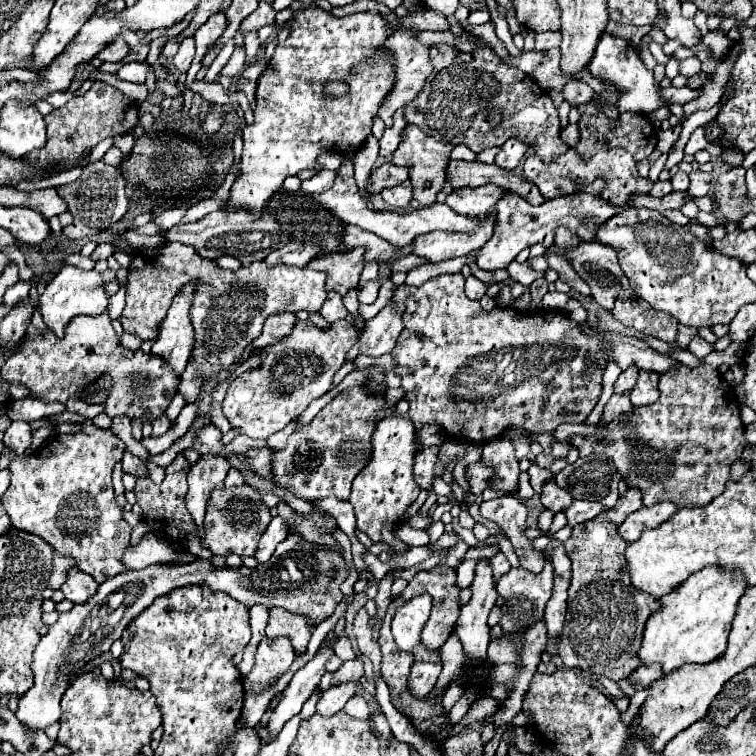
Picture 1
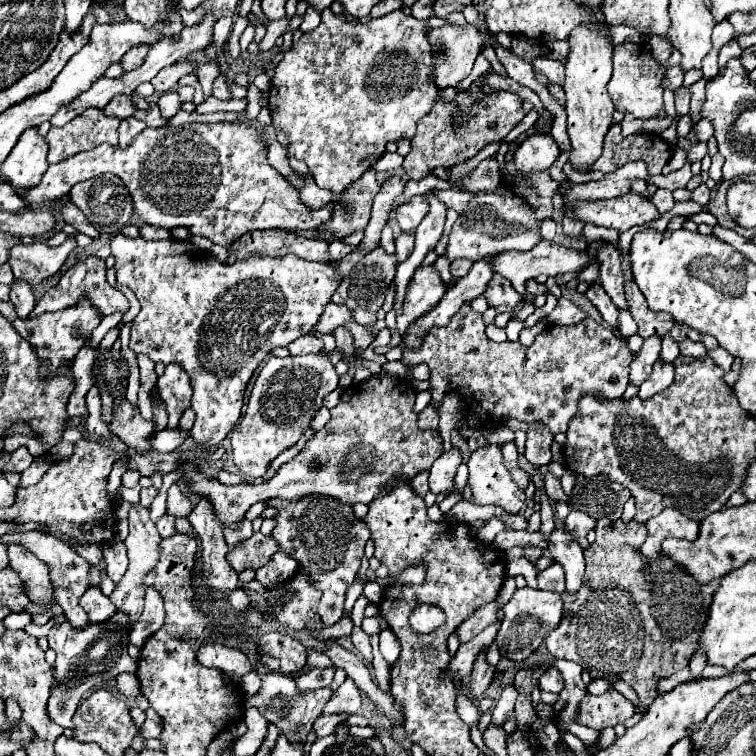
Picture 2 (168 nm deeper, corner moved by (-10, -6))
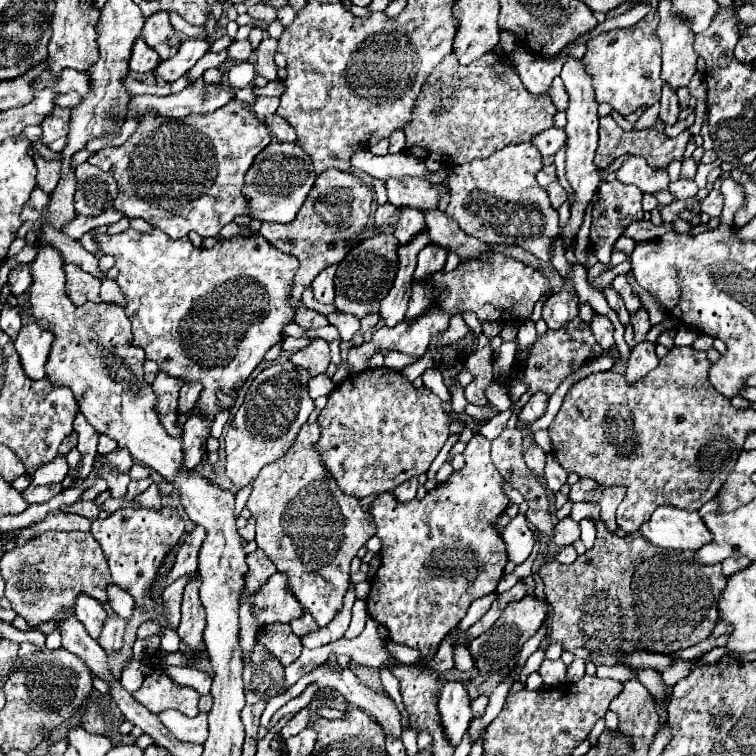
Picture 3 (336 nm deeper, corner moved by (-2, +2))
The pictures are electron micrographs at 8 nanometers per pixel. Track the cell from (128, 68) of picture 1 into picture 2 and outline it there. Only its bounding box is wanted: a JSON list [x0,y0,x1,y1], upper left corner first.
[150,61,194,93]

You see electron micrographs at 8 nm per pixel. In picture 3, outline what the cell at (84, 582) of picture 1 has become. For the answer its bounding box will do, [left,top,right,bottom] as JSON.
[76,595,108,639]

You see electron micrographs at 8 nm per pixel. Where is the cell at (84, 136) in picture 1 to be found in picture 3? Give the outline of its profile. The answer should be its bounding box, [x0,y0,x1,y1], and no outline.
[42,107,70,145]

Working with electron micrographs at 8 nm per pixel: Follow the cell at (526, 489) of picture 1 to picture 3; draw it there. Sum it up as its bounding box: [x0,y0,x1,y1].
[502,515,534,565]

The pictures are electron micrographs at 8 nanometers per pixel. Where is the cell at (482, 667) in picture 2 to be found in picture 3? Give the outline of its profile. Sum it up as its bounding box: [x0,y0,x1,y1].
[438,681,472,747]

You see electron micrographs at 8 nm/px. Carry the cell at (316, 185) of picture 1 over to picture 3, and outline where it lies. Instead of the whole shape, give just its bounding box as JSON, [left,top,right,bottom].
[244,141,316,223]

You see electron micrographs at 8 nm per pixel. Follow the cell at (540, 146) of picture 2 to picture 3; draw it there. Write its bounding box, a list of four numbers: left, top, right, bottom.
[532,127,566,155]

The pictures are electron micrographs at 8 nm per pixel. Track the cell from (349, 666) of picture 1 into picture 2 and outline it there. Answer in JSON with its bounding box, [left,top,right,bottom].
[322,677,362,715]

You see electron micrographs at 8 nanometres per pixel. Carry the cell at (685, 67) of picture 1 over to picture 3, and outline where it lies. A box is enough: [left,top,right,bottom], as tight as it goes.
[596,115,690,169]

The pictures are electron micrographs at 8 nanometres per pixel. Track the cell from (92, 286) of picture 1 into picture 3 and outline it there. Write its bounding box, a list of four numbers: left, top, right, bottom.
[16,321,52,381]

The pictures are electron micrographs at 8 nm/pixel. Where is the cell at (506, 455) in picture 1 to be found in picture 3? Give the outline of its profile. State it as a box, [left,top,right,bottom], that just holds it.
[492,429,554,535]

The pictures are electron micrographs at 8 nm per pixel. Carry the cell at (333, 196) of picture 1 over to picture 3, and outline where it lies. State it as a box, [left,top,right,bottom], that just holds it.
[90,99,272,239]

